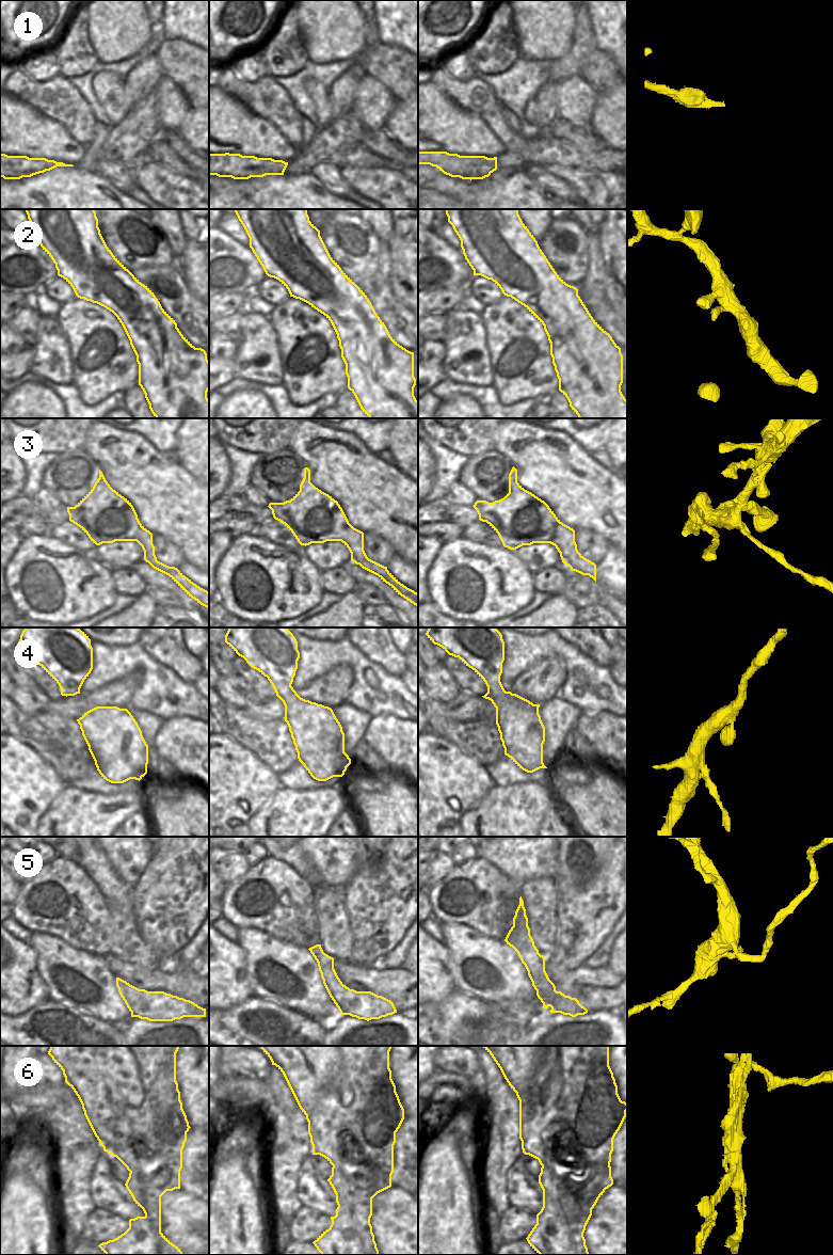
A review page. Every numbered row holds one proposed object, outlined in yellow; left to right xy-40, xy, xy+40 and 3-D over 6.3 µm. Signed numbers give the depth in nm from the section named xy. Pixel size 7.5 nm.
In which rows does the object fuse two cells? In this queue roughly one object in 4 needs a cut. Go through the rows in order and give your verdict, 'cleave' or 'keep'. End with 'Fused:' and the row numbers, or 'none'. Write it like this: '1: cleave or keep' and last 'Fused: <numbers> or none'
1: cleave
2: keep
3: cleave
4: keep
5: cleave
6: cleave
Fused: 1, 3, 5, 6

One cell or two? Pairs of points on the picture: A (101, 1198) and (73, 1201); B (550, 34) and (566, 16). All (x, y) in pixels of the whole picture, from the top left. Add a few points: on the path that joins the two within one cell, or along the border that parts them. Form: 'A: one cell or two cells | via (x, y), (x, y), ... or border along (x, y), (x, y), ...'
A: two cells | border along (91, 1174), (91, 1200), (95, 1207)
B: one cell | via (553, 30), (562, 20)

